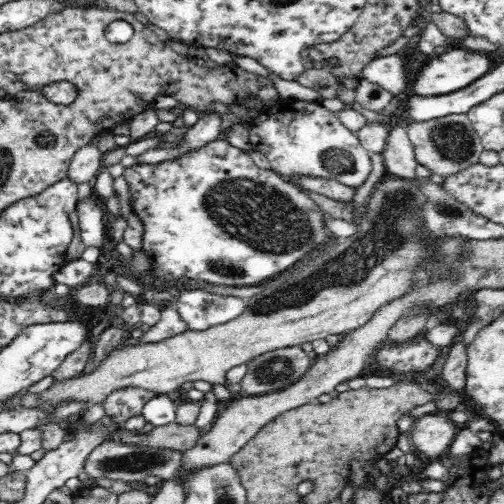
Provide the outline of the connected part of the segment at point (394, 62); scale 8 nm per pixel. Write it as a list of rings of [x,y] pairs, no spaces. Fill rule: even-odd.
[[[402,54],[378,56],[362,70],[361,78],[398,95],[409,86],[401,59]]]

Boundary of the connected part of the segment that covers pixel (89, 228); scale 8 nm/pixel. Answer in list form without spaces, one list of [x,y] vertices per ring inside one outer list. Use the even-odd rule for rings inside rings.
[[[92,194],[81,205],[77,205],[79,210],[80,229],[82,239],[86,246],[97,246],[100,248],[106,242],[106,224],[104,224],[104,207],[97,202]]]

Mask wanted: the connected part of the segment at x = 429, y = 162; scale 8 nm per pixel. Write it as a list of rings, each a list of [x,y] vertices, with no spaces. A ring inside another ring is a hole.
[[[467,114],[448,115],[426,122],[410,123],[405,125],[405,131],[416,162],[438,176],[452,176],[478,164],[479,156],[485,149],[480,135],[474,130]]]

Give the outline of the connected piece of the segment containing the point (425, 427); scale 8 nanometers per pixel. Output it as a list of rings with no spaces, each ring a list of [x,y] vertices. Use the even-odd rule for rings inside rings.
[[[431,413],[417,419],[408,435],[413,451],[436,460],[447,455],[456,437],[456,426],[447,414]]]

